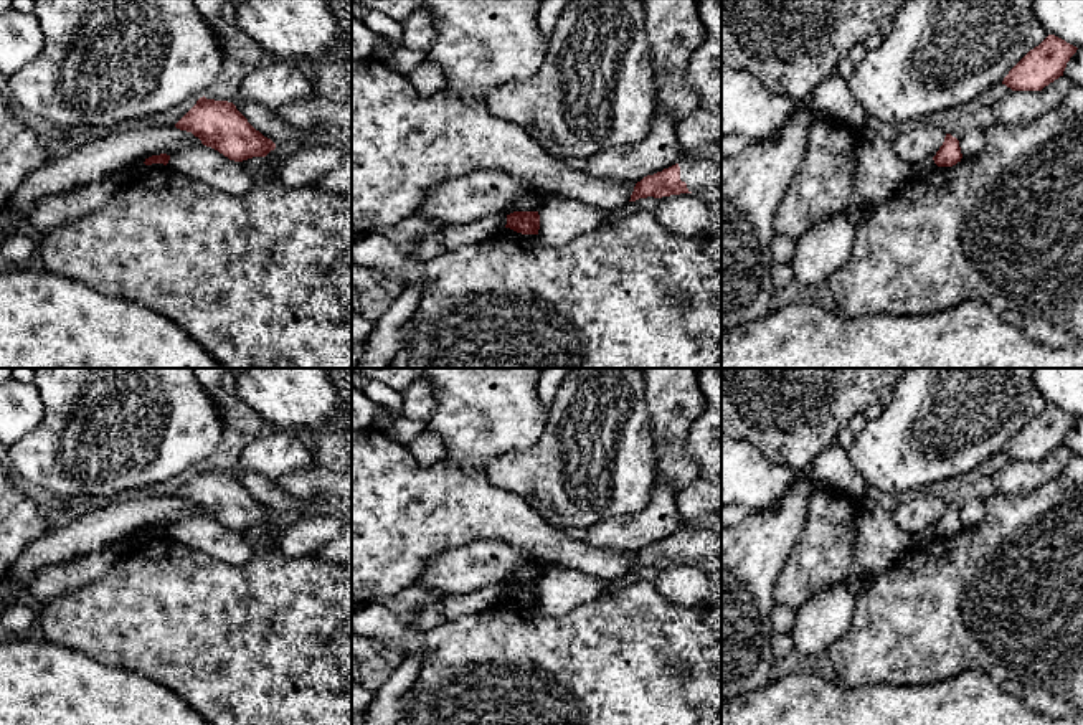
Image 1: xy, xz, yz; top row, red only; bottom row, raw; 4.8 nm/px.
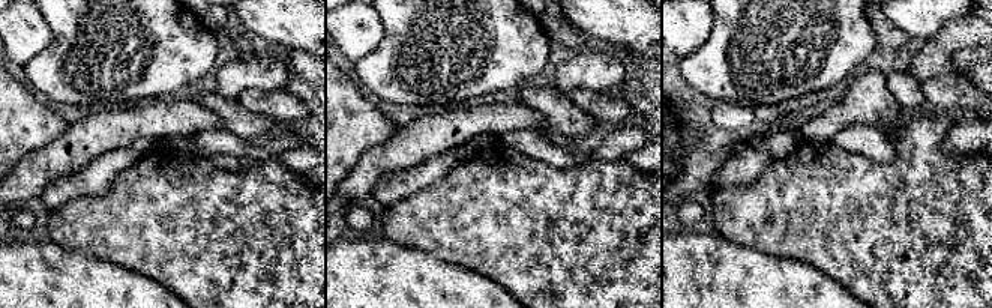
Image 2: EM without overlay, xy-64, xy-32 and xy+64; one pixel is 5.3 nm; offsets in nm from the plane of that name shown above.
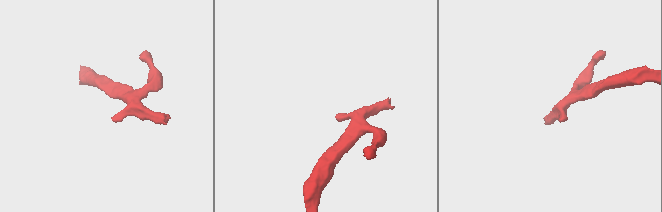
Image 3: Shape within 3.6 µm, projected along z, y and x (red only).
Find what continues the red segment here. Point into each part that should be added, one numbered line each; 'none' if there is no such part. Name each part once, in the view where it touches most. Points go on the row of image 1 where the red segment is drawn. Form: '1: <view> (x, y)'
1: xz (699, 174)

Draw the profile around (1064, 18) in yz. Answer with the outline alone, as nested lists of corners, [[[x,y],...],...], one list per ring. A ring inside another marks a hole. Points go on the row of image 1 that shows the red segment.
[[[1033,0],[1032,10],[1048,35],[1083,48],[1083,0]]]

